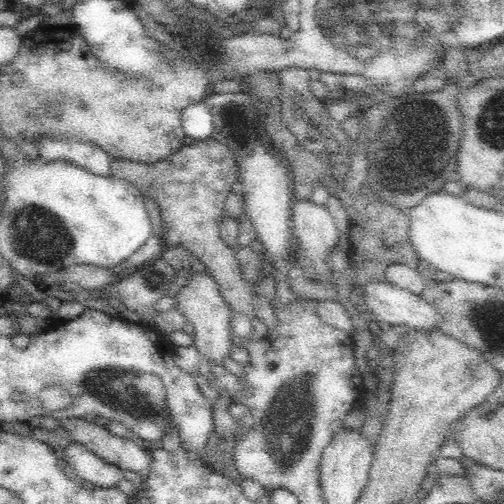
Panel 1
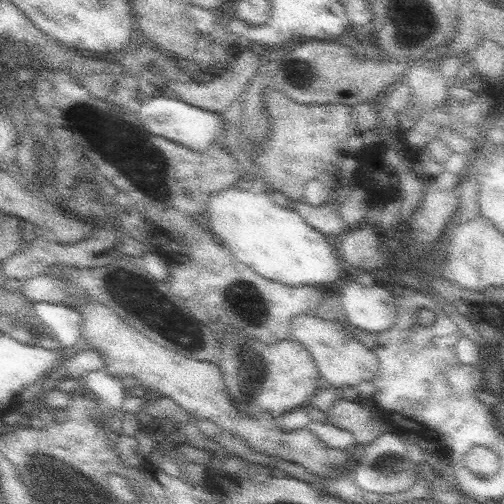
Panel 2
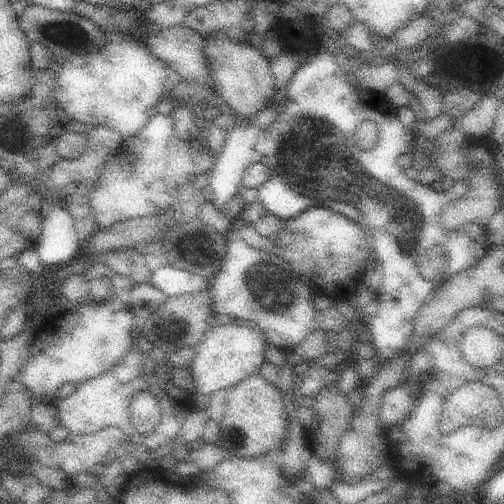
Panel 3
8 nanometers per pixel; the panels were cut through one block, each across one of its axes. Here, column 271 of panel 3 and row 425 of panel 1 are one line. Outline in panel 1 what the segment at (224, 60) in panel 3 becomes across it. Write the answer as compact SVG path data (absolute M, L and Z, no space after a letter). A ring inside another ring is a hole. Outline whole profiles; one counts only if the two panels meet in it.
M88 422L72 424L72 438L84 444L90 452L120 468L120 472L134 472L142 482L150 476L152 452L134 444L132 440L110 434L108 426L96 426Z

